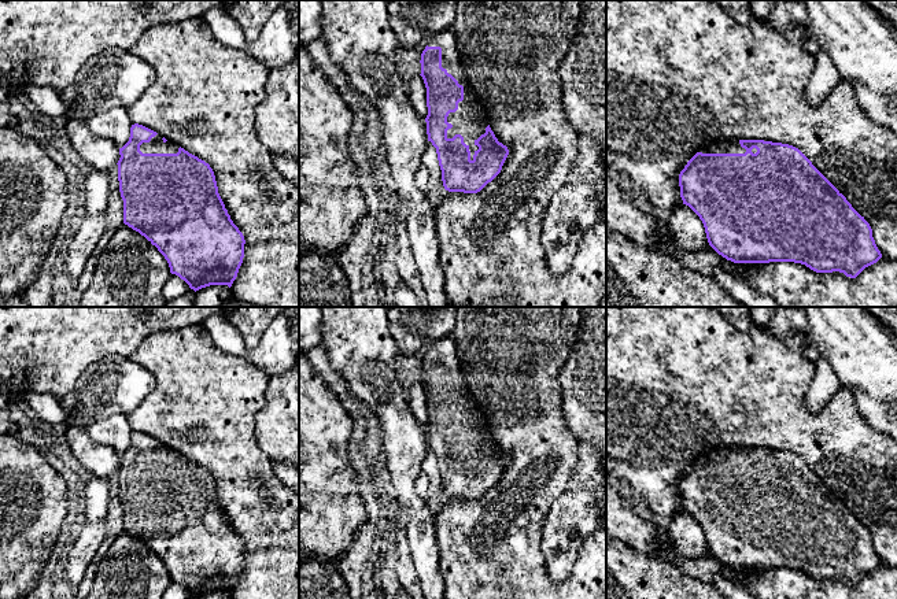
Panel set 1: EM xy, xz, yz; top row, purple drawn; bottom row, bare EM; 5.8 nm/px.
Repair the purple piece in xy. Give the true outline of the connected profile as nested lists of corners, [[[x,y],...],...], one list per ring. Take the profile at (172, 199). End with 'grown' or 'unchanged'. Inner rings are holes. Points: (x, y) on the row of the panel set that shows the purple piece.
[[[139,123],[132,125],[129,141],[119,148],[119,155],[117,164],[123,223],[155,245],[167,260],[170,273],[195,292],[210,285],[230,288],[243,263],[246,240],[225,208],[210,164]]]; grown

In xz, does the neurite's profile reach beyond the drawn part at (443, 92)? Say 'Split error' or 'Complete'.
Split error

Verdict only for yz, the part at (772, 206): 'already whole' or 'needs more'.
needs more

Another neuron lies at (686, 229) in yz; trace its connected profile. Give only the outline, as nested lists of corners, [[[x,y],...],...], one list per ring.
[[[686,204],[675,207],[667,221],[669,237],[683,249],[702,249],[709,245],[699,217]]]

